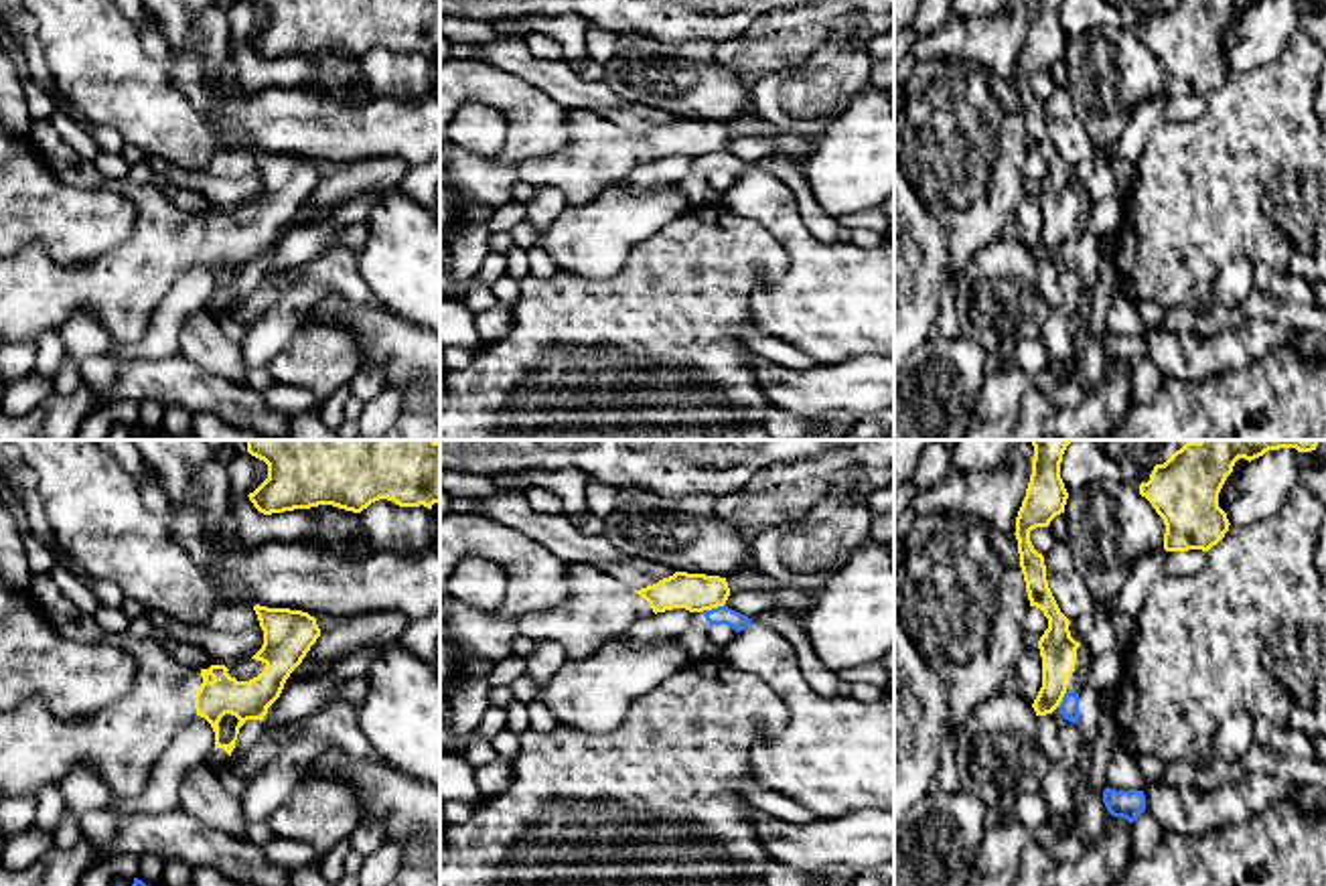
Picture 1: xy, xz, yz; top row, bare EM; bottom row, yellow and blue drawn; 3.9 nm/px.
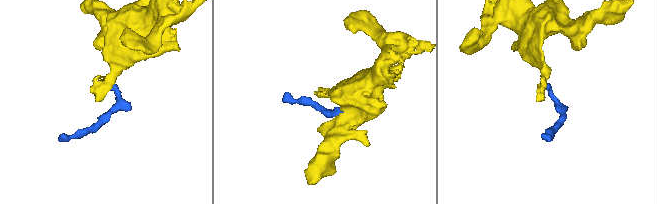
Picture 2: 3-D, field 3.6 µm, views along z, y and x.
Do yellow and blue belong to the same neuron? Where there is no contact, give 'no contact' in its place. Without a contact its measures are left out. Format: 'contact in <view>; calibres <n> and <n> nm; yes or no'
contact in xz; calibres 160 and 80 nm; yes

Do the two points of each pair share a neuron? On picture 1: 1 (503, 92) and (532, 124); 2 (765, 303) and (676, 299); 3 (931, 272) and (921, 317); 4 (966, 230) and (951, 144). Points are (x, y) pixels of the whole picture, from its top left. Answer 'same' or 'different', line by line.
1: same
2: different
3: same
4: same

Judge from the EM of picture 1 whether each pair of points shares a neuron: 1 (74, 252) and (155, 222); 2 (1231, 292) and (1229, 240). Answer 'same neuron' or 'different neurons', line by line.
1: different neurons
2: different neurons

